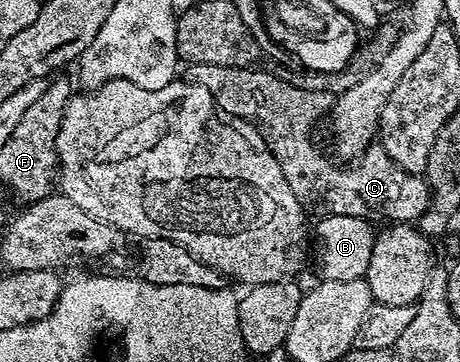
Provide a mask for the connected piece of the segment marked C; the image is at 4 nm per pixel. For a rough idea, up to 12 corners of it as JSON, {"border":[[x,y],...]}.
{"border":[[190,63],[226,116],[261,134],[321,217],[412,224],[425,179],[371,145],[340,167],[313,144],[332,94],[280,74]]}

